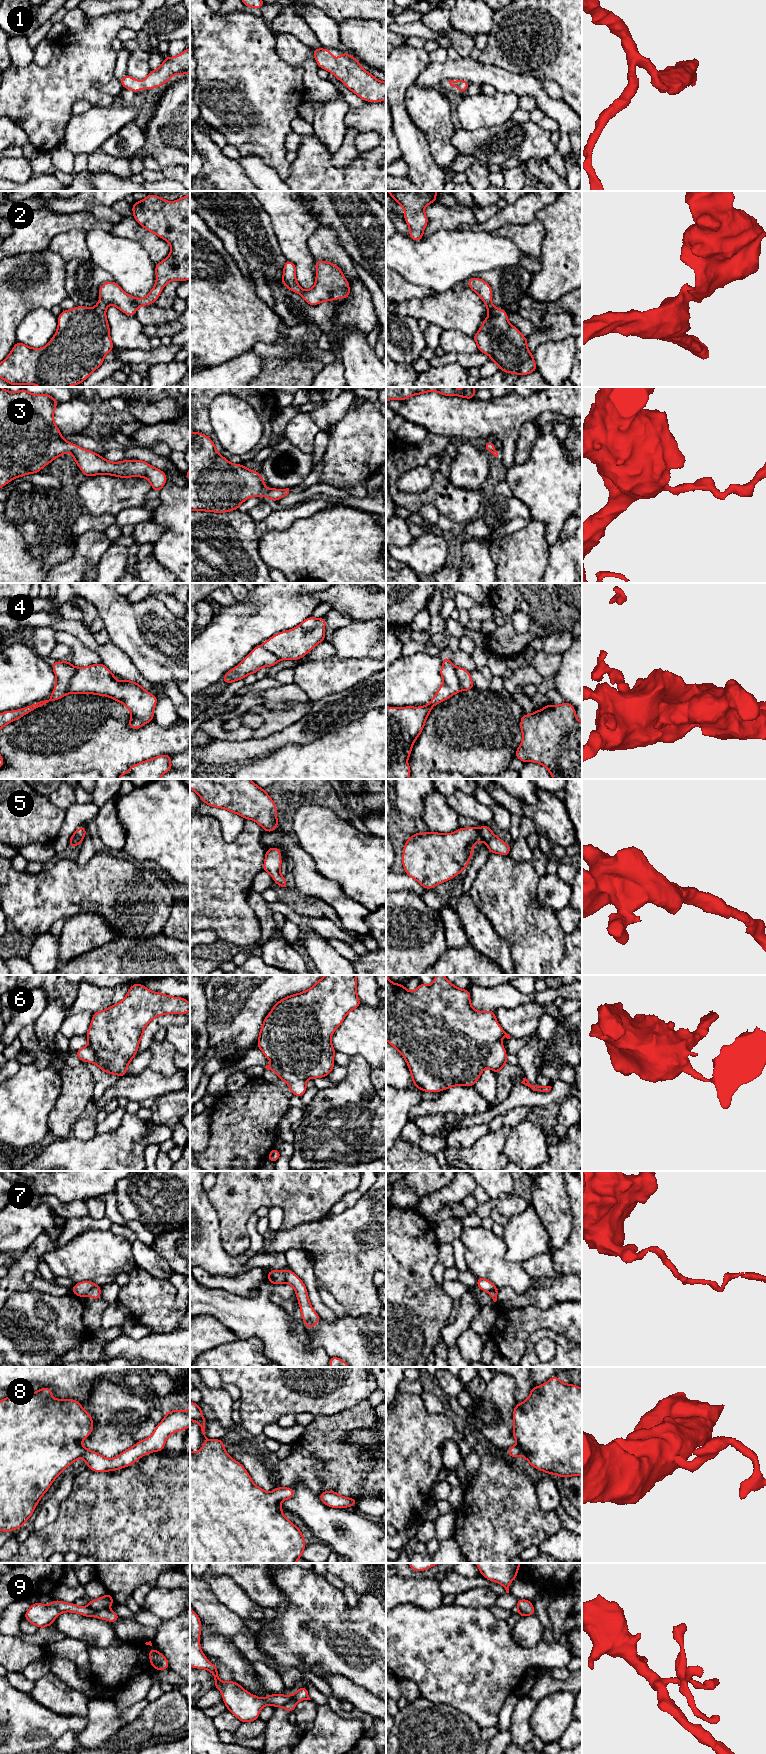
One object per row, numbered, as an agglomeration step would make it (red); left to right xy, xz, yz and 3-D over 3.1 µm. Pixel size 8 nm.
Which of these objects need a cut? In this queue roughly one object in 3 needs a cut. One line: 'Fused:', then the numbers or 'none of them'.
Fused: 4, 6, 7, 9

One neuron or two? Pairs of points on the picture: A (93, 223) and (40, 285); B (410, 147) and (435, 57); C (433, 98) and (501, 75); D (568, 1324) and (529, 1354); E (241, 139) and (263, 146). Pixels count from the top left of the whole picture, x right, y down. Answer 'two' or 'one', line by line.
A: two
B: two
C: two
D: two
E: one

